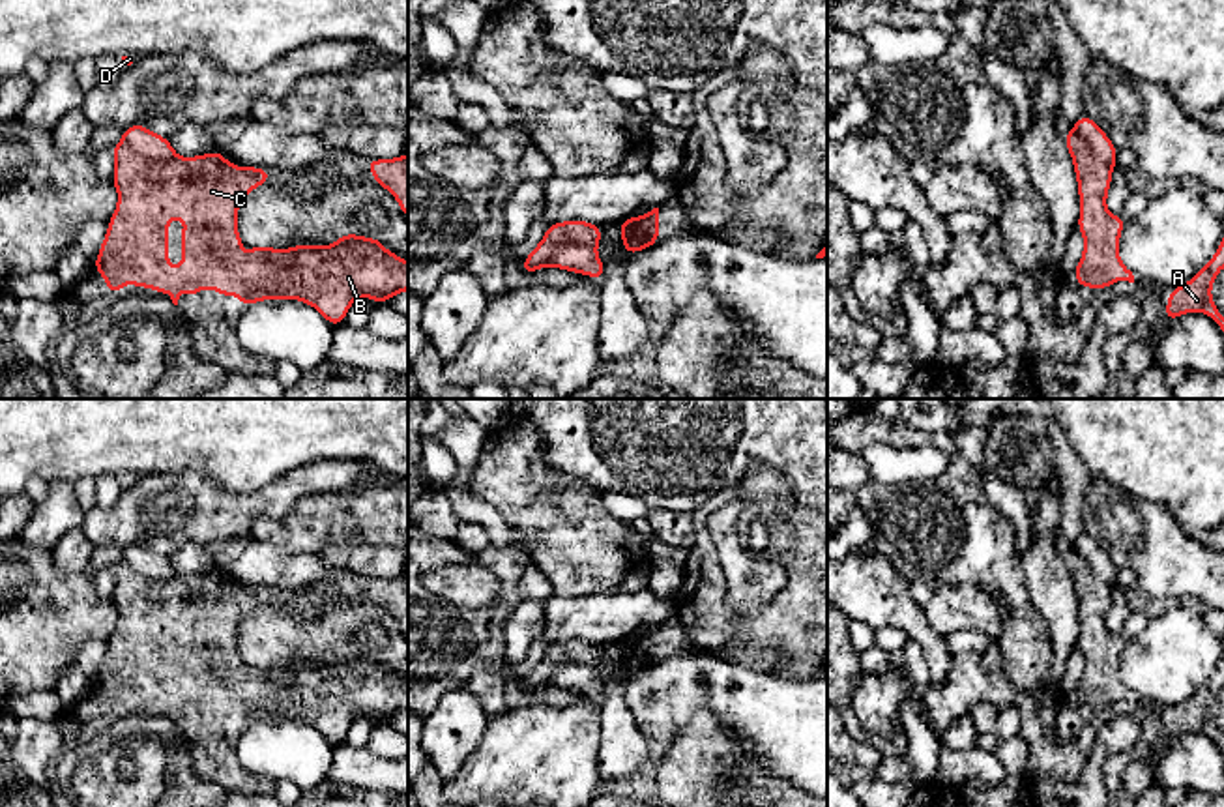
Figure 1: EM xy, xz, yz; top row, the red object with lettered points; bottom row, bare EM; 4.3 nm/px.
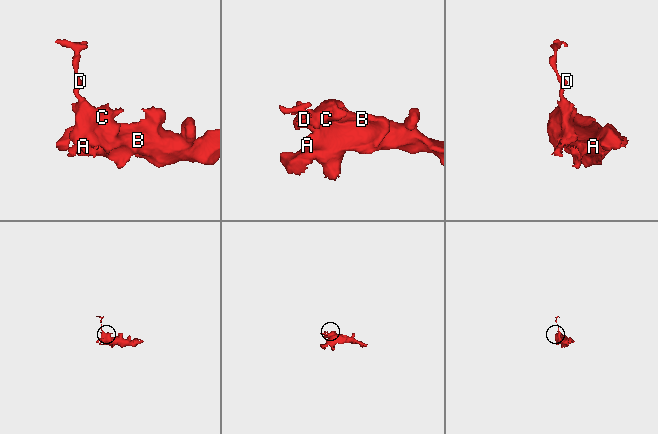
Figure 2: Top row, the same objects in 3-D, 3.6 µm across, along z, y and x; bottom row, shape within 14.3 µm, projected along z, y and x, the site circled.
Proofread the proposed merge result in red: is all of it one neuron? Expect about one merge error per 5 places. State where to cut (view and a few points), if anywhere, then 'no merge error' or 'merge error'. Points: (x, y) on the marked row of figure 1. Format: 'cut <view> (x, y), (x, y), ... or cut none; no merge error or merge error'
cut xy (122, 141), (150, 160), (171, 160), (174, 156); merge error

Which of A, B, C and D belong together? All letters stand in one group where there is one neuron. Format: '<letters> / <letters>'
A B C / D

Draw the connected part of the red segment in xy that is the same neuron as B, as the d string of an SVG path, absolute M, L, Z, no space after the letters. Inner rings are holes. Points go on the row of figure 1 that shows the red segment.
M118 142L112 148L112 183L118 202L109 219L107 234L94 262L94 271L103 273L105 286L112 296L122 285L172 294L178 305L185 288L189 298L197 298L204 286L219 296L240 296L245 309L264 300L299 300L314 307L333 328L344 324L350 305L357 298L372 298L376 305L399 292L408 290L408 262L387 251L380 238L365 238L354 232L341 234L333 245L299 243L290 249L251 247L238 232L240 200L273 176L266 169L230 165L215 148L206 155L180 157L168 161L150 161L129 144ZM183 217L180 238L183 264L168 268L168 221Z

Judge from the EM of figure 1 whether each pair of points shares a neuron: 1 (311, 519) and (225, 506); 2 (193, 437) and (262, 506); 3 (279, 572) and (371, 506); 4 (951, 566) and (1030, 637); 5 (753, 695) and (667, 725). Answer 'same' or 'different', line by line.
1: different
2: different
3: different
4: same
5: same

